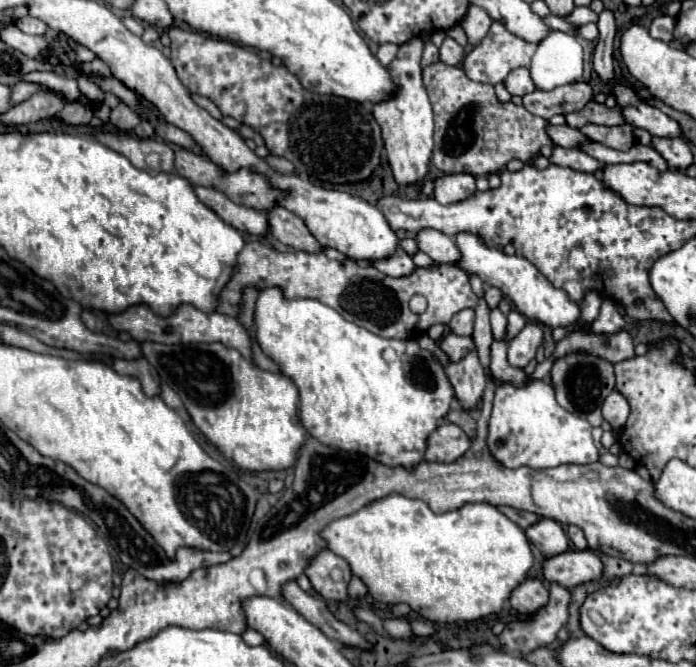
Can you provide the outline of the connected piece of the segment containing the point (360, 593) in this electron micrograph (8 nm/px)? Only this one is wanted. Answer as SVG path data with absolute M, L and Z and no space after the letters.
M353 577L349 583L349 595L353 599L363 599L367 595L367 585L359 577Z

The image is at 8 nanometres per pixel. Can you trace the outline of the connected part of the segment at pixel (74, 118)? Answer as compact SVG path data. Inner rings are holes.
M65 103L65 107L53 115L55 121L59 121L63 125L73 125L73 127L89 125L91 117L93 117L91 107L81 105L81 103Z

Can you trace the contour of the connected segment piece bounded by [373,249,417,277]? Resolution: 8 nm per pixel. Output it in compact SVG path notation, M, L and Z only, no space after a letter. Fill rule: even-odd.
M397 249L393 257L383 259L383 261L375 261L373 267L379 269L379 271L383 271L385 275L403 277L403 275L411 275L411 271L415 271L417 265L413 263L413 259L403 249Z

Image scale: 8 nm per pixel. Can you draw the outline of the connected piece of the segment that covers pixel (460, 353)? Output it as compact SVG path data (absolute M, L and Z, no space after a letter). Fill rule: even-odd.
M449 333L441 339L441 349L449 355L451 361L459 361L463 359L469 351L475 349L473 345L473 339L471 337L461 337L461 335L455 335L455 333Z

